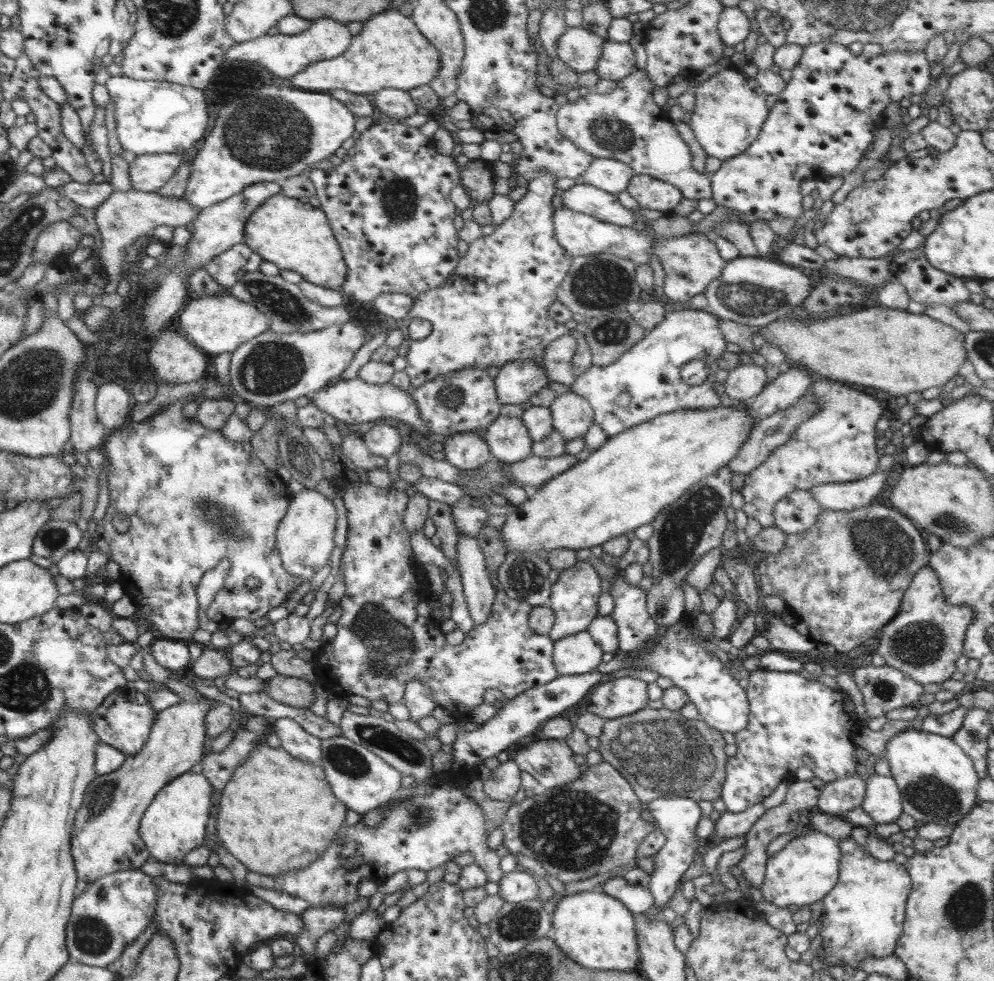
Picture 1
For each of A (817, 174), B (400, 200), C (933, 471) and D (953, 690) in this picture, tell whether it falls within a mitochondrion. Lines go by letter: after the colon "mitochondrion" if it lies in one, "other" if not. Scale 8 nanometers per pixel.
A: other
B: mitochondrion
C: other
D: other

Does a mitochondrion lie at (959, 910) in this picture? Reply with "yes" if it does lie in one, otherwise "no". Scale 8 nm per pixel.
yes

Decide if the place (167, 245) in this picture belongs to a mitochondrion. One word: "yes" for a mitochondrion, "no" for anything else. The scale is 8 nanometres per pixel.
no

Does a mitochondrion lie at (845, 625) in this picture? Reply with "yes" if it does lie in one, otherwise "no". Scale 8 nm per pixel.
no

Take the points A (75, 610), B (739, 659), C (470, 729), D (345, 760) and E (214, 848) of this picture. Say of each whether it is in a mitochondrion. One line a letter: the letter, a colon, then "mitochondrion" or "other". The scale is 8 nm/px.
A: other
B: other
C: other
D: mitochondrion
E: other

